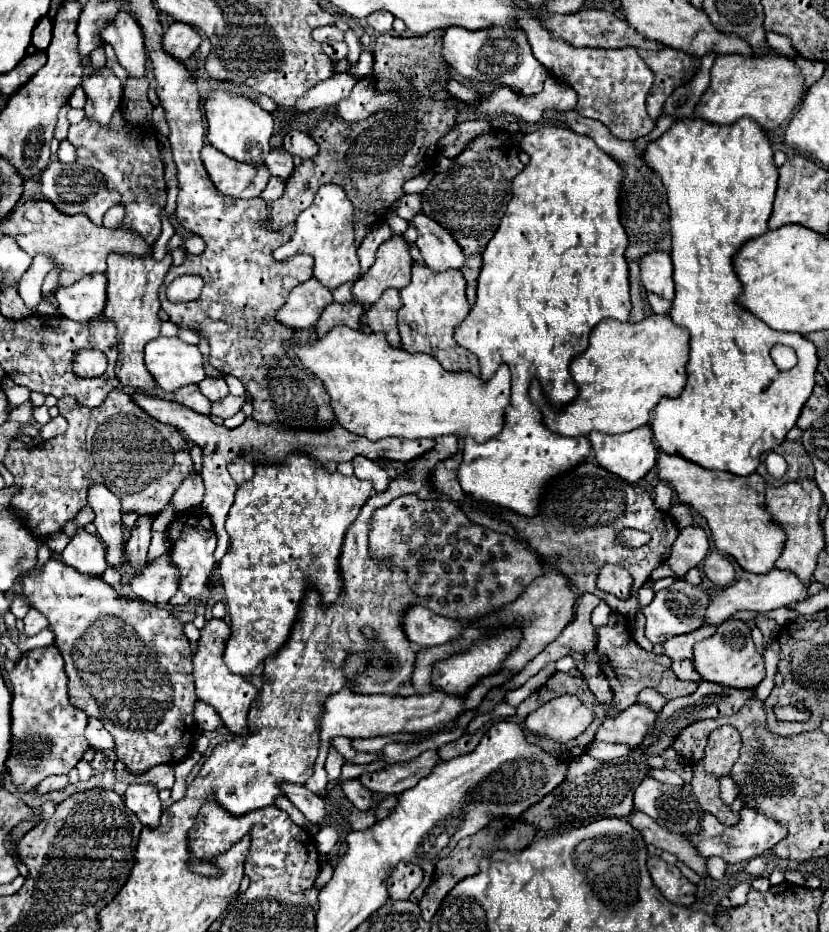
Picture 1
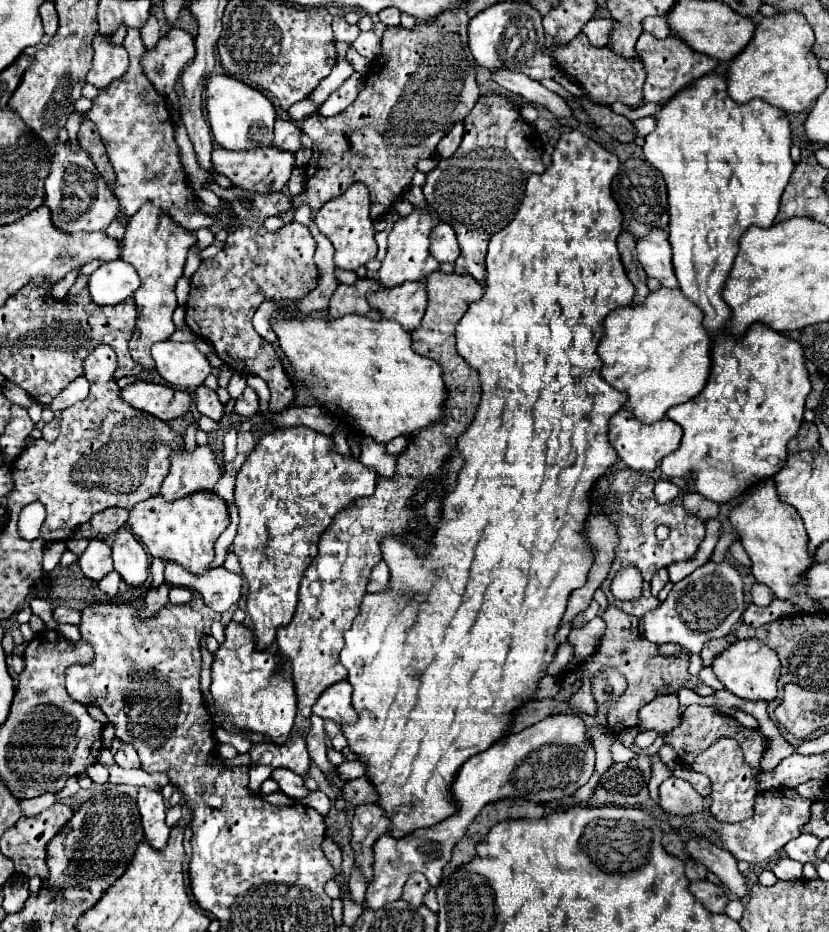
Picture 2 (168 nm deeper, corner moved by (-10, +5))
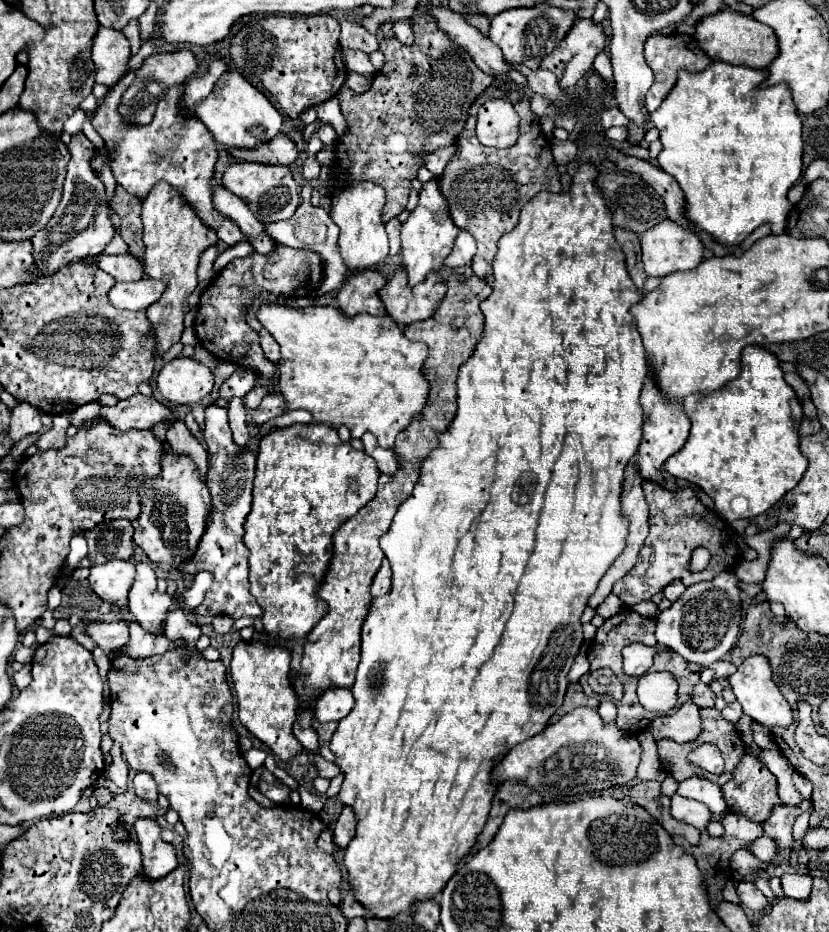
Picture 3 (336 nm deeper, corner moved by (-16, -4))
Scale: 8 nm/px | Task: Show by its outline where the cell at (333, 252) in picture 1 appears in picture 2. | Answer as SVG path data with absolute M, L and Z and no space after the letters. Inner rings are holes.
M352 183L340 197L330 199L316 215L316 225L320 233L324 233L330 243L334 245L334 263L338 269L356 271L360 265L366 265L370 259L376 257L378 245L374 241L376 229L370 217L370 193L364 183Z

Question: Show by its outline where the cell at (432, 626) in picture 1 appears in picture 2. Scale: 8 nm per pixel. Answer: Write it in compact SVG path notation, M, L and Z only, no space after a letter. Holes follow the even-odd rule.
M380 561L380 563L374 567L374 571L370 573L370 579L368 579L366 591L370 591L370 593L384 591L386 585L388 585L388 579L390 579L390 575L388 575L388 565L386 565L384 561Z

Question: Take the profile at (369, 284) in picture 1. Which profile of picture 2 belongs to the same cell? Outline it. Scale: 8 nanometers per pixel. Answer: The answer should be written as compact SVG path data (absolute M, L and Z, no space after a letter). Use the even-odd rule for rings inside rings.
M414 207L408 217L400 217L394 223L392 231L388 233L388 253L386 253L386 259L382 261L380 271L378 271L378 277L384 287L394 287L394 285L400 285L406 281L422 281L430 273L438 271L440 263L428 253L430 233L438 223L440 223L440 219L430 207L426 207L426 209Z

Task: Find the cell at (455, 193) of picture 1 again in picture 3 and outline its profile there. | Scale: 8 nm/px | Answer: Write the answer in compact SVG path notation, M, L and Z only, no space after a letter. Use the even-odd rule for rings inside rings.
M472 104L472 108L470 108L470 112L468 112L468 120L466 120L466 128L462 130L462 134L458 136L458 140L456 140L456 144L460 146L458 148L458 154L454 156L454 160L446 166L446 170L444 170L444 174L438 178L438 184L440 184L440 190L442 190L442 194L446 196L446 204L448 204L448 210L450 210L450 216L452 216L452 222L460 228L460 230L468 230L472 236L474 236L474 240L476 240L476 244L478 244L478 252L476 252L476 256L474 256L474 260L472 260L472 270L474 270L474 274L478 276L478 278L482 278L482 280L486 280L490 274L492 274L492 258L494 258L494 254L496 254L496 242L500 240L500 236L502 234L506 234L506 232L510 232L516 224L518 224L518 214L520 214L520 210L524 208L524 204L534 196L534 194L538 194L538 192L542 192L542 190L548 190L548 192L560 192L562 190L562 184L560 184L560 174L558 174L558 170L556 170L556 164L554 164L554 160L552 160L552 152L550 152L550 144L546 142L546 138L544 138L544 134L542 134L542 130L540 130L540 124L538 124L538 118L534 116L532 120L522 120L520 122L520 136L518 136L518 140L516 140L516 144L512 146L512 148L506 148L506 150L496 150L496 148L486 148L486 146L482 146L480 142L478 142L478 138L476 138L476 132L474 132L474 124L476 124L476 114L478 114L478 106L476 104Z

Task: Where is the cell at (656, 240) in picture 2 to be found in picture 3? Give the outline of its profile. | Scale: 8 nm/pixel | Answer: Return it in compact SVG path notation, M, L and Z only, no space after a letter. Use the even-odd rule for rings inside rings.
M664 220L654 228L650 228L648 232L644 232L640 236L640 246L642 246L644 270L648 276L656 276L656 278L664 278L666 274L672 274L678 270L692 270L702 262L702 254L704 254L704 246L700 238L694 232L688 232L680 228L680 224L670 220Z

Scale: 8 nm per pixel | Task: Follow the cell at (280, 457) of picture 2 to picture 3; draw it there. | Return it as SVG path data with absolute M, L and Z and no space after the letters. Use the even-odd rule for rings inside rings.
M294 424L274 430L260 440L252 510L244 522L244 544L250 552L250 592L264 610L262 624L272 638L304 638L324 616L324 602L316 598L316 586L324 578L332 556L332 536L344 520L354 516L376 494L380 470L366 454L342 442L328 424Z

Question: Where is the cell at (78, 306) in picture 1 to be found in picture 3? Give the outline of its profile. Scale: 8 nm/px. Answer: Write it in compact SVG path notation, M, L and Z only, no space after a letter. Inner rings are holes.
M136 280L136 282L116 282L110 292L110 304L118 310L146 310L152 302L156 302L164 292L164 282L158 280Z

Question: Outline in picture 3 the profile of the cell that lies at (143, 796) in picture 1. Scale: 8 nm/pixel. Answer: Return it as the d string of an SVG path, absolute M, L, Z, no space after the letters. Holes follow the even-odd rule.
M138 818L134 822L134 830L138 836L140 852L142 852L142 874L146 878L164 878L178 866L176 850L172 844L160 838L160 824L152 818Z

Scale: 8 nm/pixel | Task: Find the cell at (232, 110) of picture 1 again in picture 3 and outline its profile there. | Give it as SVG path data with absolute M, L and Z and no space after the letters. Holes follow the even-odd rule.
M224 72L210 96L196 106L196 116L206 124L214 140L226 148L256 148L270 142L282 126L282 114L242 74Z

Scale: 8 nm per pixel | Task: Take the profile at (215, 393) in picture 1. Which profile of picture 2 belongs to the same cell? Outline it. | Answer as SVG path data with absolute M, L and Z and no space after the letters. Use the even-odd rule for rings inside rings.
M234 373L226 389L228 389L228 393L230 393L230 397L232 397L232 399L238 399L238 397L242 395L242 391L246 389L246 379L244 379L244 375Z

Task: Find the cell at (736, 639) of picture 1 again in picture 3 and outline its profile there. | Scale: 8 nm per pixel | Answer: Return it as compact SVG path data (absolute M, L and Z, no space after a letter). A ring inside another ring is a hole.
M752 654L748 656L738 670L728 678L730 688L734 690L738 702L742 704L744 714L748 714L752 720L760 722L762 726L788 726L792 724L792 708L786 702L786 698L782 696L780 688L774 684L772 680L772 668L770 668L770 660L762 654Z

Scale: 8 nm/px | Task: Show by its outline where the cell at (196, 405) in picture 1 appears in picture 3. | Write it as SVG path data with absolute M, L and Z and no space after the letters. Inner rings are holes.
M216 404L206 406L206 422L204 422L204 440L210 454L210 470L208 470L208 488L212 494L212 514L208 520L208 528L200 540L196 554L180 566L186 574L196 574L200 570L208 570L214 574L214 584L206 592L206 600L196 608L202 616L218 616L228 614L232 618L262 616L262 608L250 596L248 584L248 550L242 542L244 536L244 518L250 512L252 504L252 480L256 468L256 454L244 448L244 452L234 444L232 430L228 424L228 410Z

